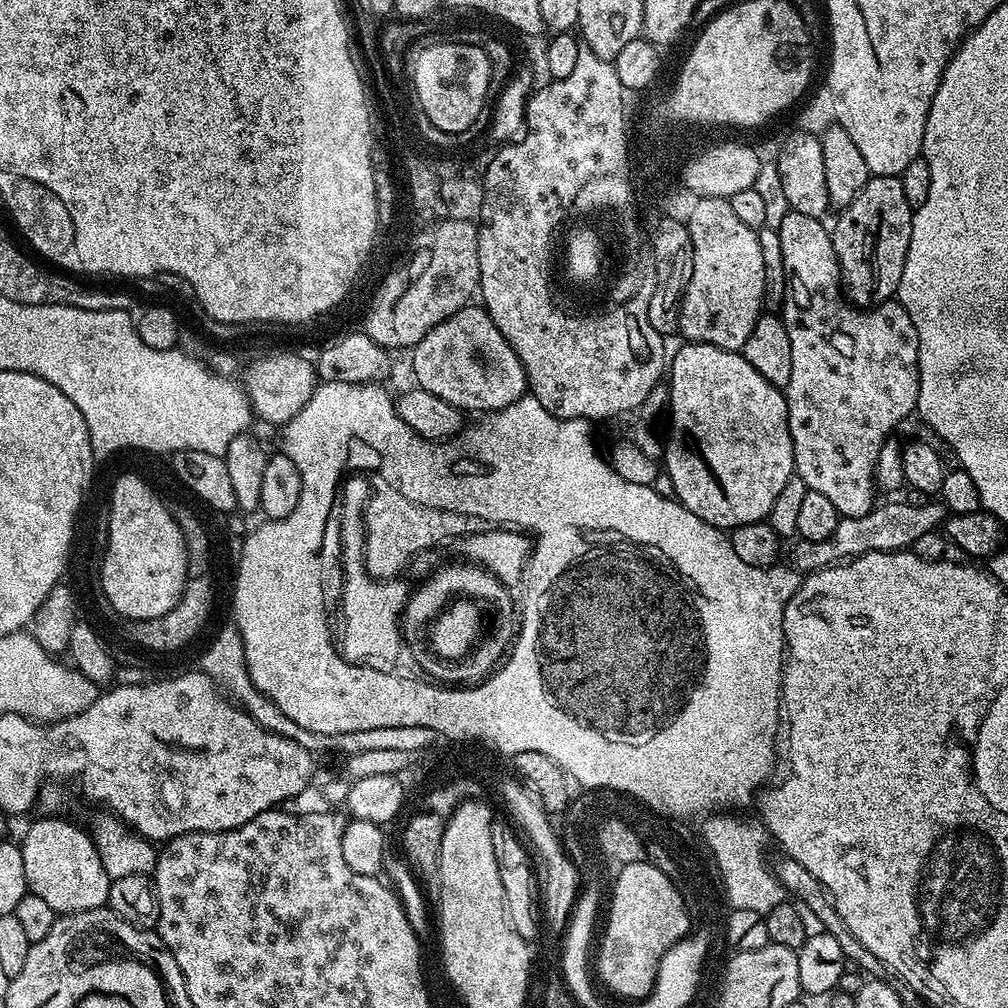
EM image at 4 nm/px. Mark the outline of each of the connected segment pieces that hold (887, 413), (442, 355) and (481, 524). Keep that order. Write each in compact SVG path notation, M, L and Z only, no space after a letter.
M785 211L785 216L778 223L780 241L782 242L782 254L784 255L784 273L786 274L786 286L784 287L784 302L782 305L782 319L786 326L786 334L790 334L790 382L786 389L788 402L788 429L794 446L794 462L796 463L795 475L806 482L810 492L817 492L840 511L841 517L865 516L872 511L874 501L872 492L877 491L876 487L876 463L878 462L878 450L882 450L885 440L893 435L892 432L908 415L916 412L918 402L918 390L920 389L920 363L918 362L918 330L910 318L910 314L895 299L886 300L877 304L871 310L861 310L853 306L846 299L842 291L840 278L840 267L838 258L834 254L831 231L824 228L824 220L815 216L798 214L797 212Z
M480 306L466 307L446 318L438 326L434 326L434 330L430 330L426 338L419 340L416 347L411 349L410 356L412 356L412 372L416 375L415 383L418 387L430 394L438 394L442 402L450 402L465 413L494 412L497 408L504 408L507 404L514 403L528 392L528 376L524 373L518 354L514 354L510 342L506 342L498 326L494 326L492 317Z
M380 466L380 476L374 472L370 476L368 503L363 511L364 557L362 563L368 569L369 576L375 580L390 580L401 575L400 572L416 555L426 553L428 540L436 540L436 536L462 534L470 532L489 532L501 525L493 517L481 516L480 512L463 512L444 508L444 504L424 504L404 492L397 480L388 480L384 476L384 467Z

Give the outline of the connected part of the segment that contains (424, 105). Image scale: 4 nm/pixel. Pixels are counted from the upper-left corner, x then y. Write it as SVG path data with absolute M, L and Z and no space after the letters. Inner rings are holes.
M432 44L429 48L424 48L416 56L416 61L411 61L410 72L412 76L410 83L416 92L418 108L425 112L426 117L438 128L448 128L451 132L461 132L464 125L468 126L468 121L476 114L480 106L480 99L483 94L487 94L490 86L491 70L490 62L487 61L483 47L477 44Z

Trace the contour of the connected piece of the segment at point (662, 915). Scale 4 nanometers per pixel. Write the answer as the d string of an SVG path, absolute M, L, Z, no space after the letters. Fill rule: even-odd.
M628 868L628 872L623 872L620 876L619 888L611 890L610 898L612 909L608 912L608 925L604 928L600 953L597 956L595 953L594 956L594 968L596 964L605 986L610 991L617 992L620 996L629 996L630 1001L637 1002L651 994L663 955L689 933L690 909L680 905L676 892L668 885L668 880L660 876L660 872L652 872L652 868Z

